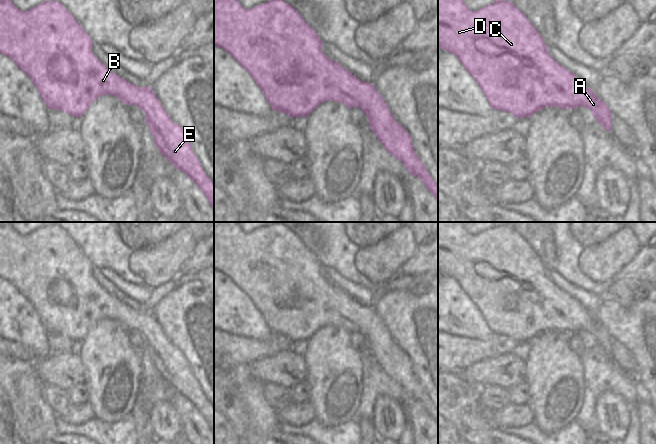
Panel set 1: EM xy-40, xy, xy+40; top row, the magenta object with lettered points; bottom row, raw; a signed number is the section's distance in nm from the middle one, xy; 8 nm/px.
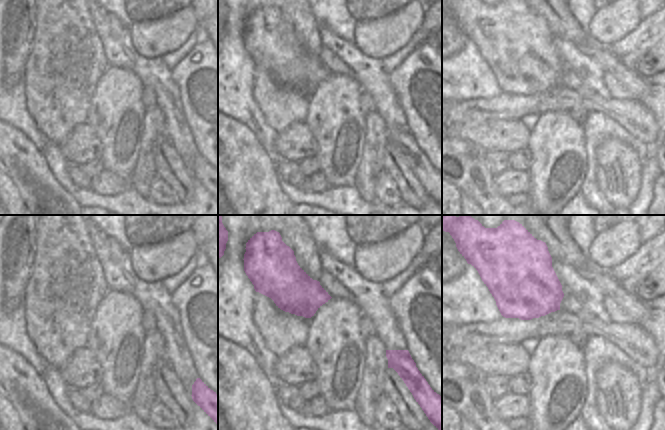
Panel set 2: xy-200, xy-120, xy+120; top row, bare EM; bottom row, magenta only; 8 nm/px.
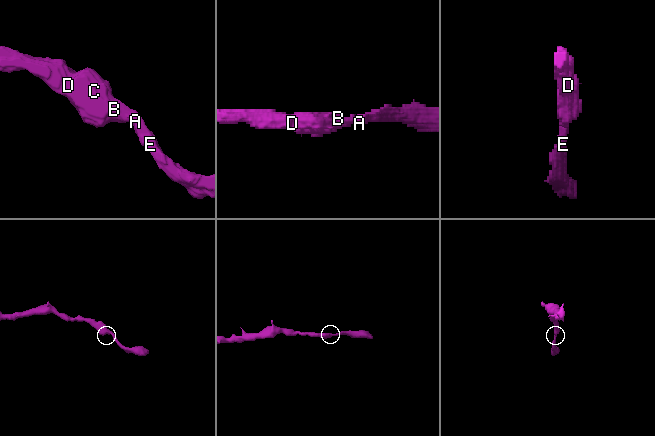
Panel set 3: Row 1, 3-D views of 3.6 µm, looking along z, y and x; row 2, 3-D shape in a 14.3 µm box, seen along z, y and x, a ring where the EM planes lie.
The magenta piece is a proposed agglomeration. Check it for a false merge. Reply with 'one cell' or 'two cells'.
one cell

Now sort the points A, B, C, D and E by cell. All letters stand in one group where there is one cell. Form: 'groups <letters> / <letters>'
groups A B C D E

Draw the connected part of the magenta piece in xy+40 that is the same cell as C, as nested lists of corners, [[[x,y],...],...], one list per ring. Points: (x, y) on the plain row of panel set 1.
[[[438,222],[438,269],[460,284],[480,310],[492,333],[511,337],[519,343],[531,341],[545,331],[569,334],[585,331],[604,353],[612,354],[612,338],[606,327],[576,299],[550,280],[540,257],[511,225],[496,223],[491,229],[471,235],[461,222]]]

